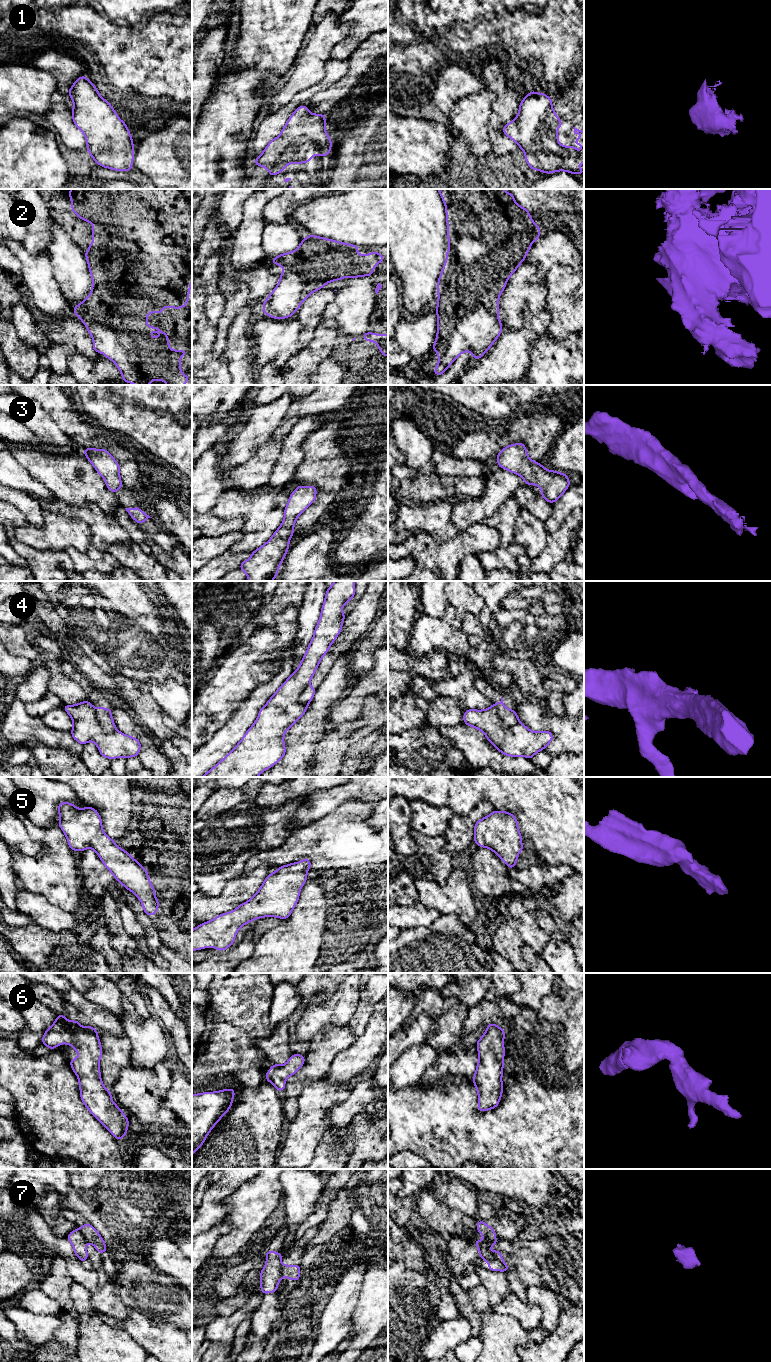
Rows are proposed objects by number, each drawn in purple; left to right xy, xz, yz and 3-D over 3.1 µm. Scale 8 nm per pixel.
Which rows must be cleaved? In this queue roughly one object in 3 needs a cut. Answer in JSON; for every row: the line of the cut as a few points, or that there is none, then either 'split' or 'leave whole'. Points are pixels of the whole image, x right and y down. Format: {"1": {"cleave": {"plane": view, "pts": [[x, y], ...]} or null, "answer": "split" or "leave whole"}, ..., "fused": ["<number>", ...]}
{"1": {"cleave": null, "answer": "leave whole"}, "2": {"cleave": {"plane": "yz", "pts": [[444, 265], [457, 305], [506, 282]]}, "answer": "split"}, "3": {"cleave": null, "answer": "leave whole"}, "4": {"cleave": {"plane": "yz", "pts": [[493, 705], [505, 726], [510, 727], [518, 722]]}, "answer": "split"}, "5": {"cleave": null, "answer": "leave whole"}, "6": {"cleave": null, "answer": "leave whole"}, "7": {"cleave": {"plane": "xy", "pts": [[79, 1229], [86, 1242]]}, "answer": "split"}, "fused": ["2", "4", "7"]}

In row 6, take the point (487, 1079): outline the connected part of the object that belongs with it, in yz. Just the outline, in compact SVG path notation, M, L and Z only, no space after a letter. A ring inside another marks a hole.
M489 1023L483 1036L476 1041L479 1061L472 1081L478 1092L480 1112L496 1108L501 1100L505 1033L497 1024Z

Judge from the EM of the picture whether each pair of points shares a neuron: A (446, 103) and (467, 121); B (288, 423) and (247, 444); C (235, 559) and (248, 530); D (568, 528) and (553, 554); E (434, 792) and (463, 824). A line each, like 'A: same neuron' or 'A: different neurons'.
A: different neurons
B: different neurons
C: different neurons
D: same neuron
E: different neurons

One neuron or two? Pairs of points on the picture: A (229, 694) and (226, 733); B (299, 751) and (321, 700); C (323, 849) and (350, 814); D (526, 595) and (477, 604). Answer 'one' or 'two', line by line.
A: two
B: one
C: one
D: two

